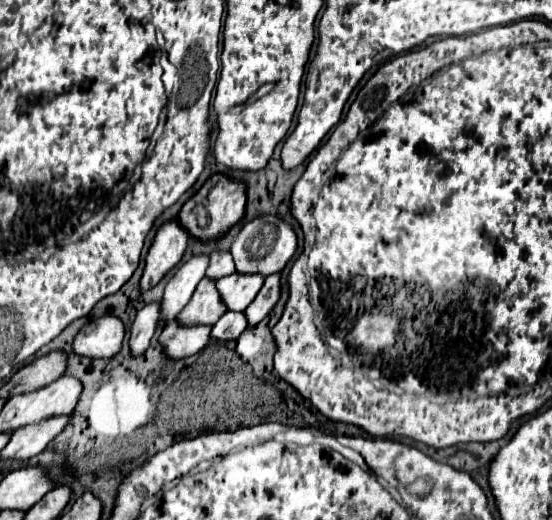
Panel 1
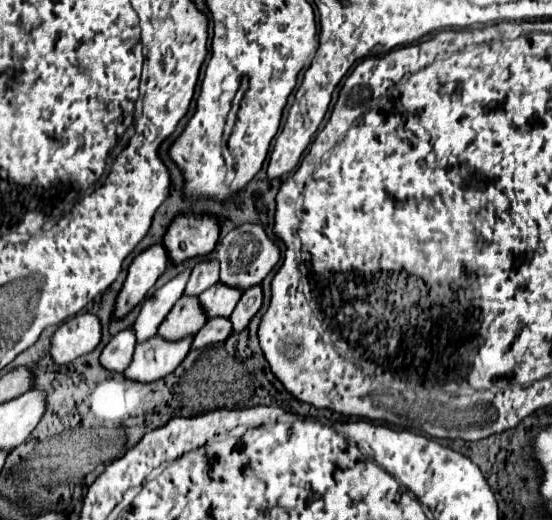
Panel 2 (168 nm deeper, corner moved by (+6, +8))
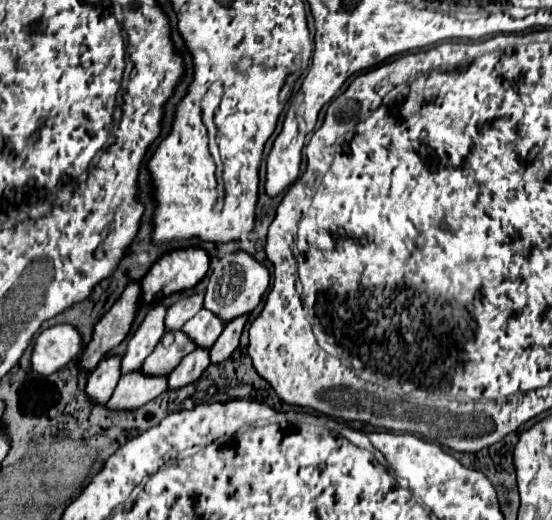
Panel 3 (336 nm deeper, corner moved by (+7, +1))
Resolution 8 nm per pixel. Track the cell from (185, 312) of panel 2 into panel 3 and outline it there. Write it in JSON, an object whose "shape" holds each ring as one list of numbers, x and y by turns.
{"shape":[[166,331,156,349,146,357,144,365,140,371,144,375,158,375,164,377,168,375,190,351,192,351,192,341,182,333,182,331]]}

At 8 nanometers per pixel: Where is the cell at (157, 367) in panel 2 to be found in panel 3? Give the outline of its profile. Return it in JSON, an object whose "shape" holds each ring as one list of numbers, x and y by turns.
{"shape":[[140,371,122,375,106,407,112,411,134,411,156,399,168,387,166,377,146,377]]}

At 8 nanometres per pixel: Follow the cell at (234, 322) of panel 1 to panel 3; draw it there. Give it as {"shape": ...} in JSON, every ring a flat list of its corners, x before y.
{"shape":[[194,349,190,355,186,355,180,365,168,375,168,389,174,391,174,389,182,389,194,381,200,379,200,375,204,373,204,369,210,365,210,359,208,359,208,351,200,351,200,349]]}

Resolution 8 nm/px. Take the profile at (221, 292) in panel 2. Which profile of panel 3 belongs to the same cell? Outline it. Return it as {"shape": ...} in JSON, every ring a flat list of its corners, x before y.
{"shape":[[200,309,196,317,192,317,184,327,184,335,192,339,192,343,200,349,210,349,214,341,220,337,224,325,216,319,216,315,210,315,210,311]]}

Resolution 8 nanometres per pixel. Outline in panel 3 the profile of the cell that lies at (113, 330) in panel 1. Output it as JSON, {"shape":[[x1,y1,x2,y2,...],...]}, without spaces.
{"shape":[[54,325,42,331,32,345,32,371,50,375,62,369,68,361,76,359,82,351,80,335,72,325]]}

